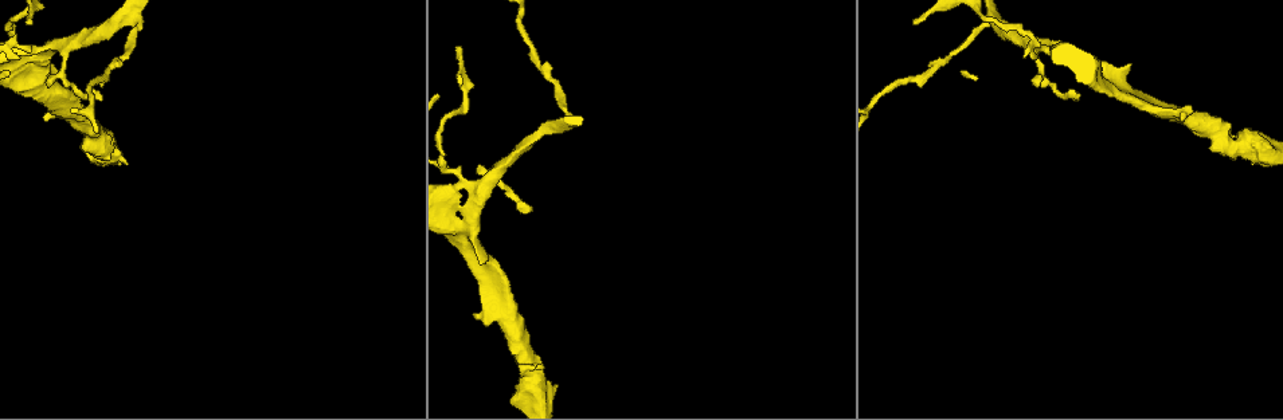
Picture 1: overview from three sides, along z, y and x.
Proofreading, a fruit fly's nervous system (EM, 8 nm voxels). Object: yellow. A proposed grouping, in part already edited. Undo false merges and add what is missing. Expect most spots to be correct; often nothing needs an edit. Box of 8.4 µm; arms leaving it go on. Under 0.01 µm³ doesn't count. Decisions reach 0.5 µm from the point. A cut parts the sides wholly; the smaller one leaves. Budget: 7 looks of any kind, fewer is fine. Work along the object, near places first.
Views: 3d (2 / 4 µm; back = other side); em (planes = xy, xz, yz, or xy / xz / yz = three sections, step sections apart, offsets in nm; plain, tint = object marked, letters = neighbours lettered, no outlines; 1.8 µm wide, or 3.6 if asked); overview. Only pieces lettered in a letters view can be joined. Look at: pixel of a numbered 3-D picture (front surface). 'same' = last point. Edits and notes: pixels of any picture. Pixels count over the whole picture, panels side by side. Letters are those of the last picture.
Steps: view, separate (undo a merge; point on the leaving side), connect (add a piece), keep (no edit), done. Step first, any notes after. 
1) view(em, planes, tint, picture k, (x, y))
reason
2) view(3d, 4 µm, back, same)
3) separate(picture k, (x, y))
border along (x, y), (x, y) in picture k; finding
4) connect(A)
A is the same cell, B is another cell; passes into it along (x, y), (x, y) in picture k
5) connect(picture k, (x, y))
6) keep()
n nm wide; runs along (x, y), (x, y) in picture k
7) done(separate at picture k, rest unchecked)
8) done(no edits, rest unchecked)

view(em, xz, step 8, tint, picture 1, (21, 46))
calibre changes

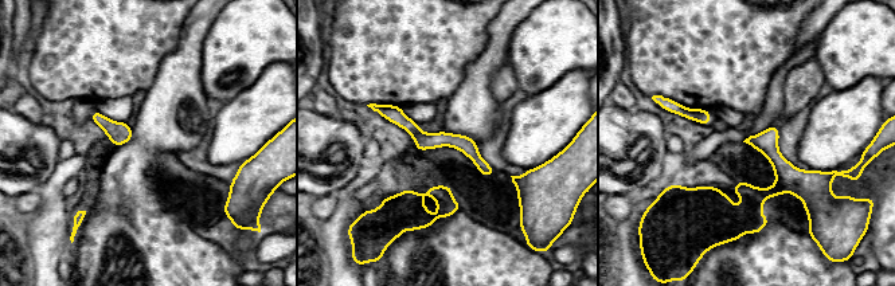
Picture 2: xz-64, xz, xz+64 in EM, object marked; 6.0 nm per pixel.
view(em, planes, letters, same)
cut it another way

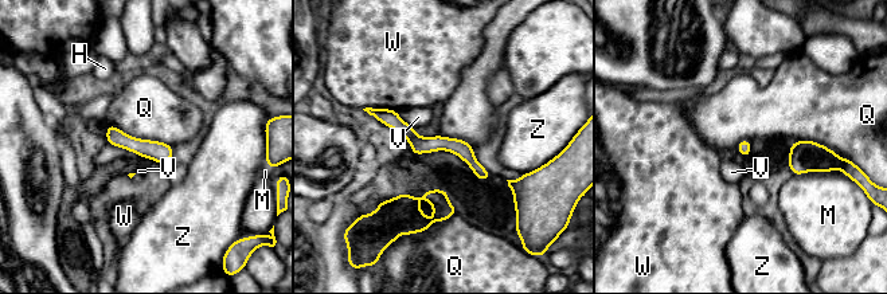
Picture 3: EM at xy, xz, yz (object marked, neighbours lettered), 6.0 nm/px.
keep()
Q touches over 420 nm; H, M, Q, V, W and Z are other cells; runs along (372, 112), (419, 144), (456, 145), (487, 176) in picture 3; continuous, no second neuron

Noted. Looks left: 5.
view(3d, 4 µm, picture 1, (101, 101))
thin end

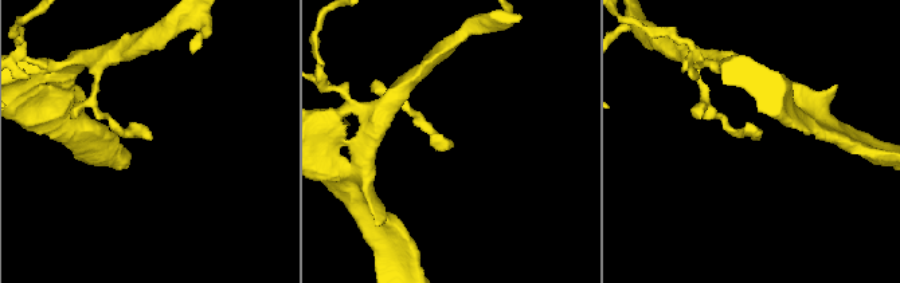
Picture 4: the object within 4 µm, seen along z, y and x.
view(em, yz, step 4, letters, picture 4, (149, 136))

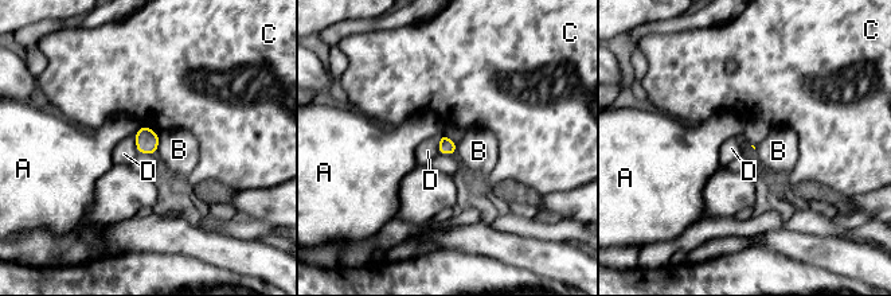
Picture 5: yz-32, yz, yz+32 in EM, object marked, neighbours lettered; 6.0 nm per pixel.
keep()
A, B, C and D are other cells; border along (159, 135), (159, 145), (155, 154) in picture 5; none of them fits

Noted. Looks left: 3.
view(em, planes, letters, picture 1, (553, 126))
sharp bend

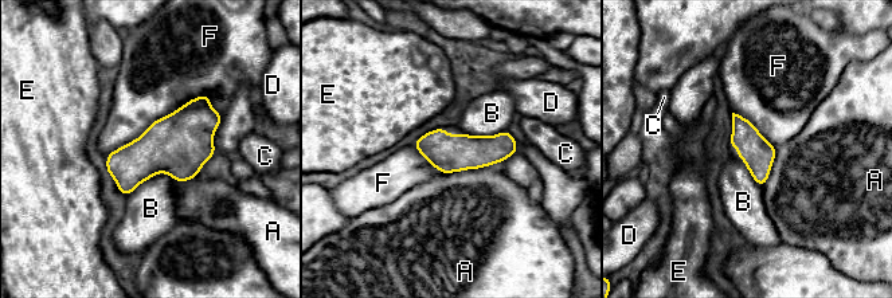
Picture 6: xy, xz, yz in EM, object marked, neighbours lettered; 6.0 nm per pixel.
keep()
200 nm wide; A, B, C, D, E and F are other cells; border along (176, 180), (156, 173), (126, 197) in picture 6; continuous, no second neuron

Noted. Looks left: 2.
done(no edits, rest unchecked)

